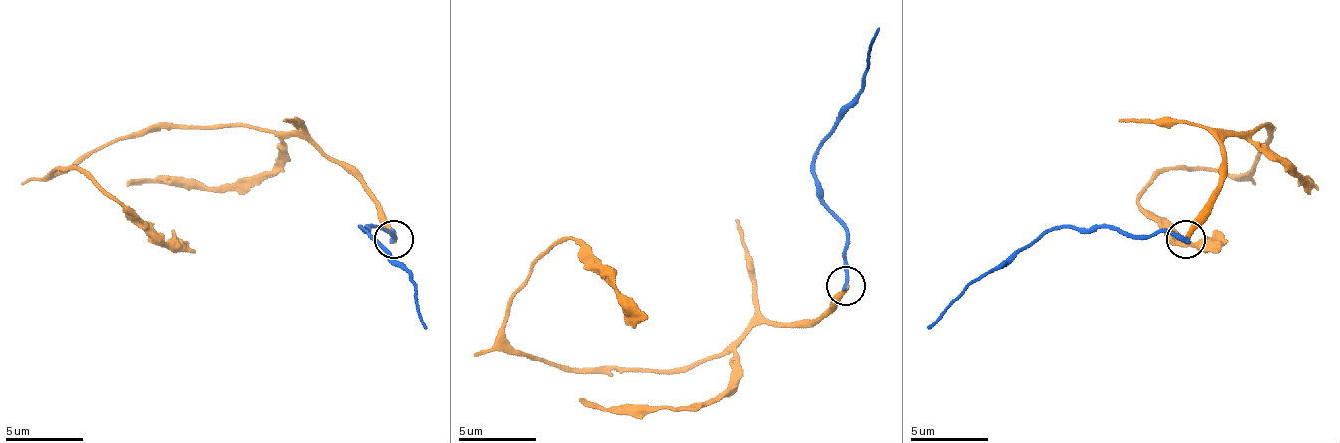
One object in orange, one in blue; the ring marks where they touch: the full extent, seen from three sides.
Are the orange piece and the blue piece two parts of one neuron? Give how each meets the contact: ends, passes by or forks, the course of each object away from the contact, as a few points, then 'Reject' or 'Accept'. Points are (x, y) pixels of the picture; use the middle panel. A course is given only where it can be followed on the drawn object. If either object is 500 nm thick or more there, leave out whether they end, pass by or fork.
At the ring orange ends. At the ring blue ends. Course of orange: (845, 287), (810, 322), (755, 326), (681, 368), (530, 361), (502, 329), (534, 267), (572, 240), (635, 329). Course of blue: (845, 287), (845, 221), (821, 197), (814, 151), (860, 88), (880, 26). Reject

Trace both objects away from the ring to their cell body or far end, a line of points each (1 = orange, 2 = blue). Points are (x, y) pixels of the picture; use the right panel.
1: (1186, 238), (1221, 180), (1225, 137), (1268, 125), (1245, 176), (1167, 168), (1140, 203), (1190, 242), (1229, 242)
2: (1186, 238), (1167, 230), (1120, 234), (1097, 226), (1050, 226), (988, 273), (926, 328)

